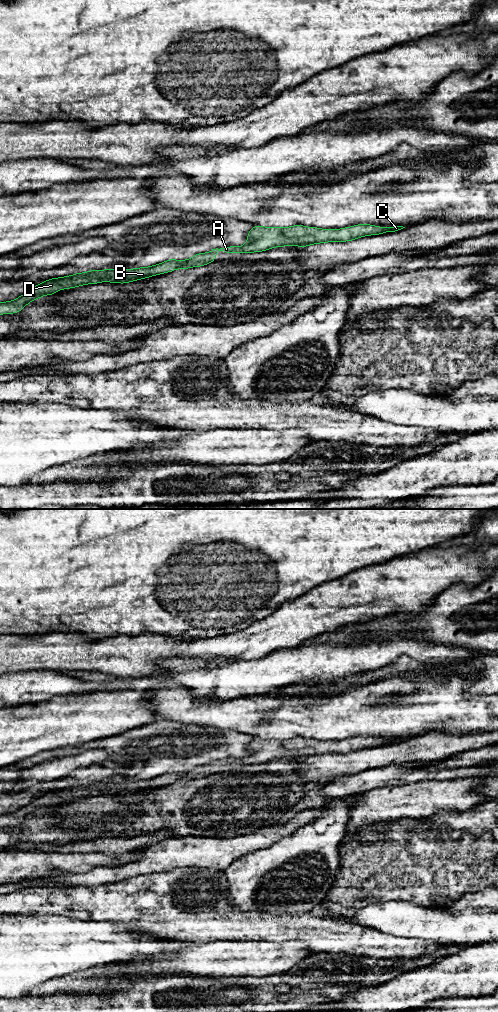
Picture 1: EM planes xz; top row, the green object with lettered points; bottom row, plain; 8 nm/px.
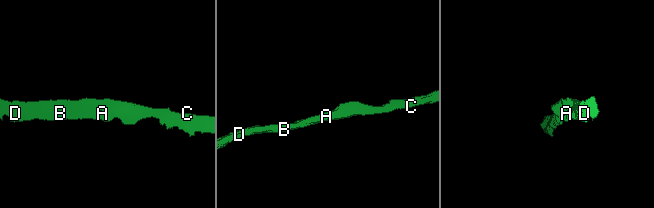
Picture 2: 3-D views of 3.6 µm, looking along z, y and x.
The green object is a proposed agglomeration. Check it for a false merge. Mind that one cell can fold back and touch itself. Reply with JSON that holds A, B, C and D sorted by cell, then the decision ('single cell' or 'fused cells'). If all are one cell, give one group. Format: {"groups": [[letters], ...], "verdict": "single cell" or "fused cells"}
{"groups": [["A", "B", "C", "D"]], "verdict": "single cell"}

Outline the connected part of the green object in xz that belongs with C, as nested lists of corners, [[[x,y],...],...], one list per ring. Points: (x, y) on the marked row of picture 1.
[[[359,224],[343,229],[319,229],[303,225],[291,227],[262,227],[254,225],[248,232],[247,243],[243,246],[232,245],[220,249],[216,248],[209,253],[198,253],[187,260],[169,259],[150,267],[91,270],[71,276],[46,280],[34,286],[29,292],[19,296],[16,300],[1,302],[0,315],[20,312],[29,302],[42,296],[55,294],[61,289],[75,288],[86,284],[97,284],[104,281],[125,284],[158,274],[172,272],[178,268],[201,267],[214,262],[219,251],[225,251],[226,253],[253,253],[282,246],[307,247],[318,243],[352,241],[363,236],[395,232],[403,228],[405,227],[380,227],[369,224]]]

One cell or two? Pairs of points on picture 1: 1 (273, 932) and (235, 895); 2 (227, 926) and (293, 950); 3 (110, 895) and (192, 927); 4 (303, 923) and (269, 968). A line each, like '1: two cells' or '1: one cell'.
1: two cells
2: two cells
3: one cell
4: two cells

